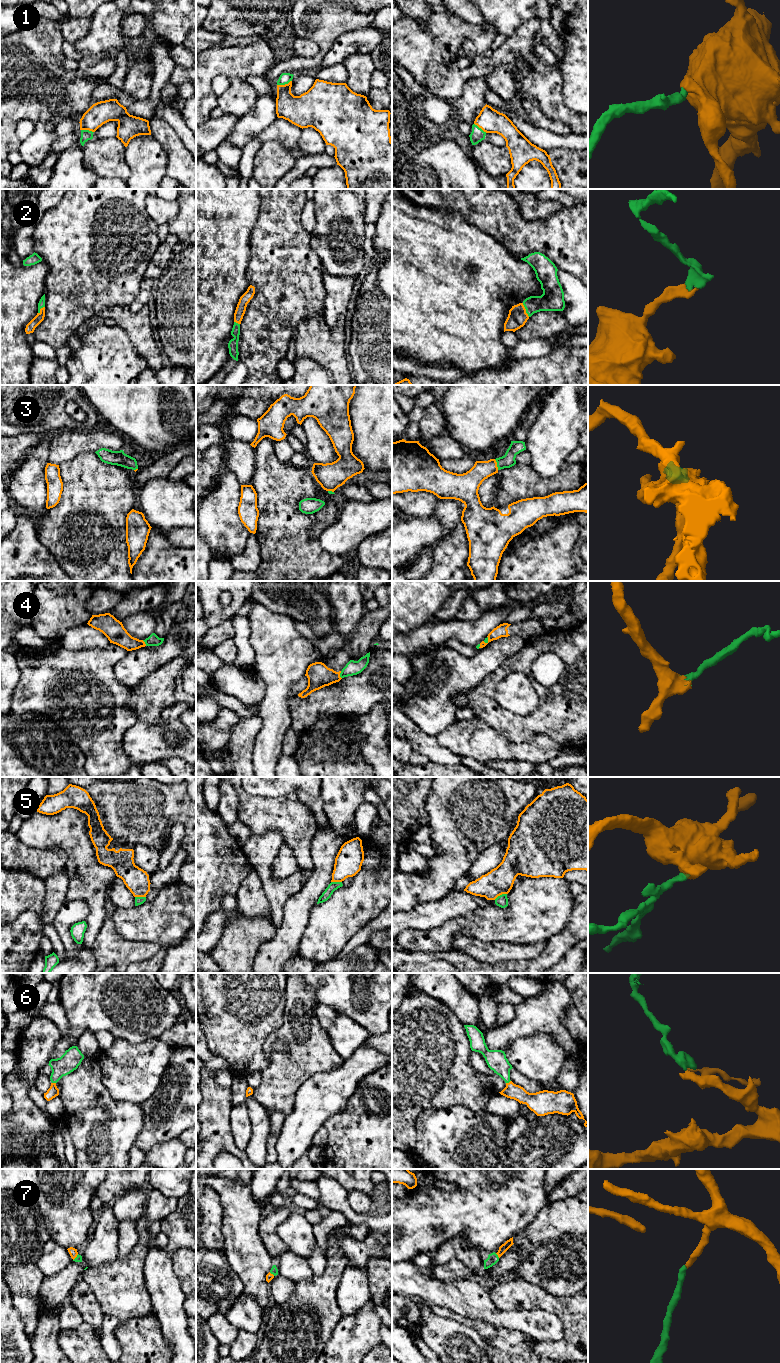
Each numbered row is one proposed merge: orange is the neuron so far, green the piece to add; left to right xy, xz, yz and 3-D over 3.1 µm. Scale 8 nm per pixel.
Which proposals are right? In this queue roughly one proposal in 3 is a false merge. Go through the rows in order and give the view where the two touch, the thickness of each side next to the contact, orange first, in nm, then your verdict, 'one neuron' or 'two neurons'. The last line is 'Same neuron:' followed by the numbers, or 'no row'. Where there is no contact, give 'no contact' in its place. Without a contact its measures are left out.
1: contact in xz; calibres 240 and 90 nm; one neuron
2: contact in yz; calibres 160 and 190 nm; one neuron
3: contact in yz; calibres 160 and 110 nm; one neuron
4: contact in xz; calibres 190 and 110 nm; one neuron
5: contact in yz; calibres 220 and 100 nm; two neurons
6: contact in yz; calibres 130 and 160 nm; one neuron
7: contact in yz; calibres 70 and 90 nm; one neuron
Same neuron: 1, 2, 3, 4, 6, 7

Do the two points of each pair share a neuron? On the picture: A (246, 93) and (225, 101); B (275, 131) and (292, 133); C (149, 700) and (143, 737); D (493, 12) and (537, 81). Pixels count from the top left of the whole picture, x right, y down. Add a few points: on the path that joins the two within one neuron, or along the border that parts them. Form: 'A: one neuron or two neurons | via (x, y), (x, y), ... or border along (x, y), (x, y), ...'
A: one neuron | via (241, 96), (237, 100), (230, 101)
B: one neuron | via (279, 131), (288, 133)
C: two neurons | border along (161, 719), (155, 724), (139, 720)
D: two neurons | border along (526, 21), (508, 39)

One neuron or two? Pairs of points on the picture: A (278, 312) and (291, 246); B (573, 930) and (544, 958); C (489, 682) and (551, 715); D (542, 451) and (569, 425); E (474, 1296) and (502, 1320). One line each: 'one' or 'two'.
A: one
B: one
C: one
D: one
E: one

